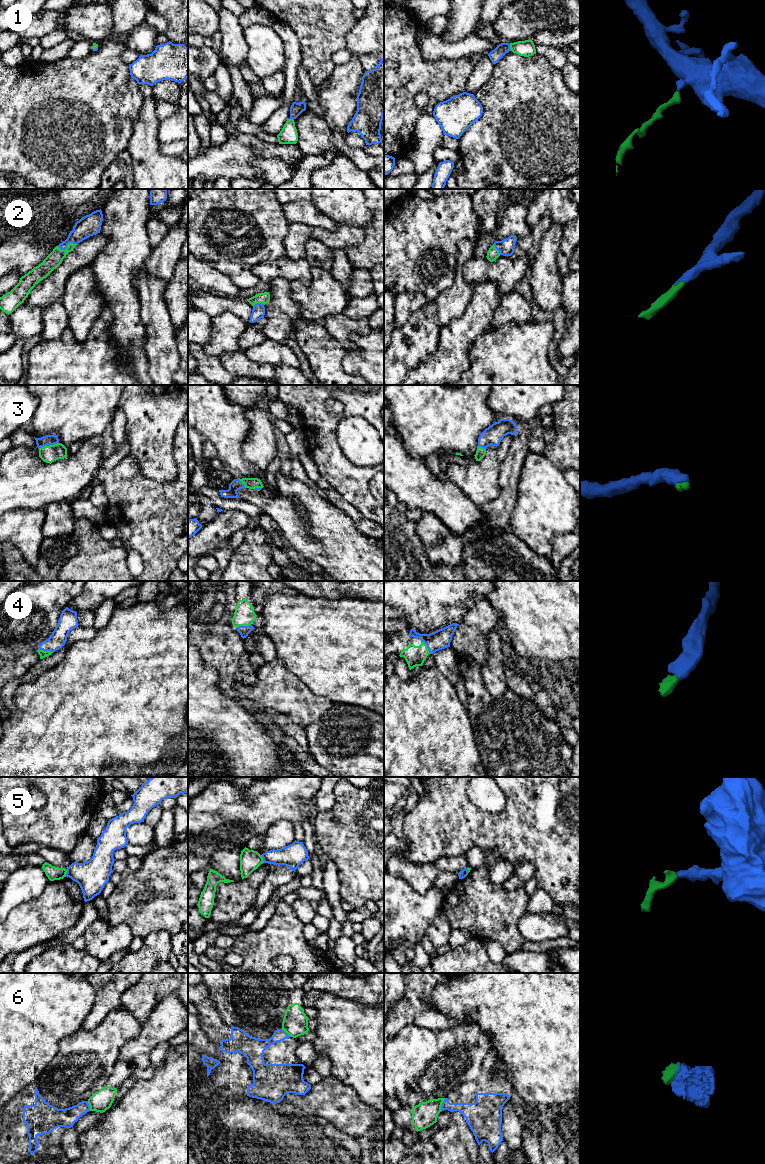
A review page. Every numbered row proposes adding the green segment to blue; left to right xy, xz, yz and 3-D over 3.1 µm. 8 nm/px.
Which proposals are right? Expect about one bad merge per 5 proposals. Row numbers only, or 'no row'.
1, 2, 3, 4

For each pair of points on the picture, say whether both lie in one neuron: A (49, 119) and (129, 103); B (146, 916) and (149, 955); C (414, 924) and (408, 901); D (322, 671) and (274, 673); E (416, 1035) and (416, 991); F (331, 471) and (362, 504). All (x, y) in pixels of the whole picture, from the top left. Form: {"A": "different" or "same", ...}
{"A": "same", "B": "different", "C": "same", "D": "different", "E": "different", "F": "same"}

